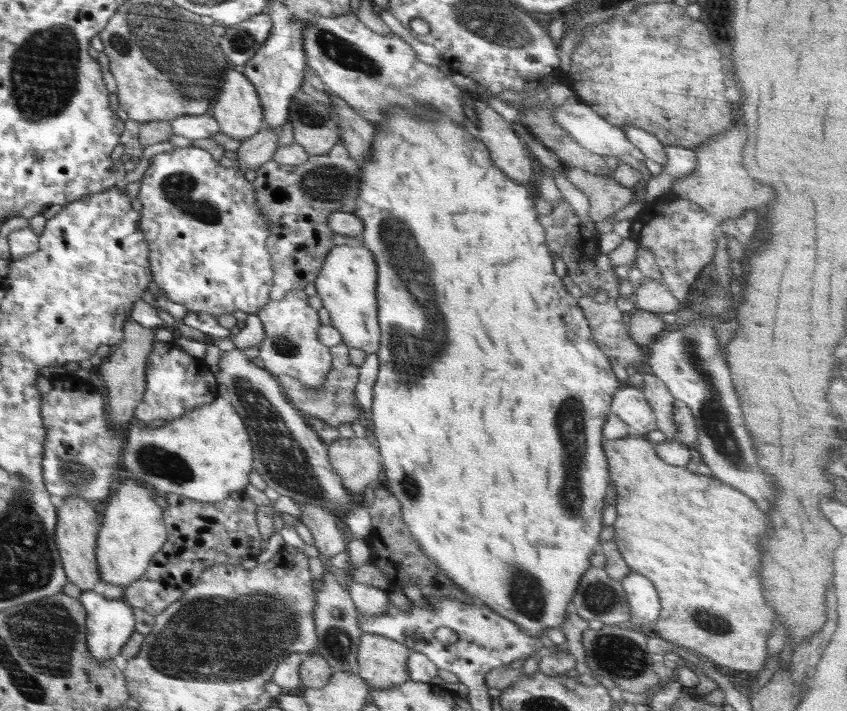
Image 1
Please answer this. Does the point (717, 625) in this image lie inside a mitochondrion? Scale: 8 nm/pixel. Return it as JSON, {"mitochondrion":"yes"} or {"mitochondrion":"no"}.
{"mitochondrion":"yes"}

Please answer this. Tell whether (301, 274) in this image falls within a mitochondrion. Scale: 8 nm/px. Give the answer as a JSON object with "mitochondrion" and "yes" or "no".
{"mitochondrion":"no"}

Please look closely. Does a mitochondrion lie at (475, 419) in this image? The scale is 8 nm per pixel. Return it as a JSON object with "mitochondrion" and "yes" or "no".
{"mitochondrion":"no"}

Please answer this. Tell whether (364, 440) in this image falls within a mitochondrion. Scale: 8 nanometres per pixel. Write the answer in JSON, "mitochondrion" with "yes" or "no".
{"mitochondrion":"no"}

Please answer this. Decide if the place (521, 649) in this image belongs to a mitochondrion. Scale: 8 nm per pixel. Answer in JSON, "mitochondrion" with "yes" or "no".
{"mitochondrion":"no"}

